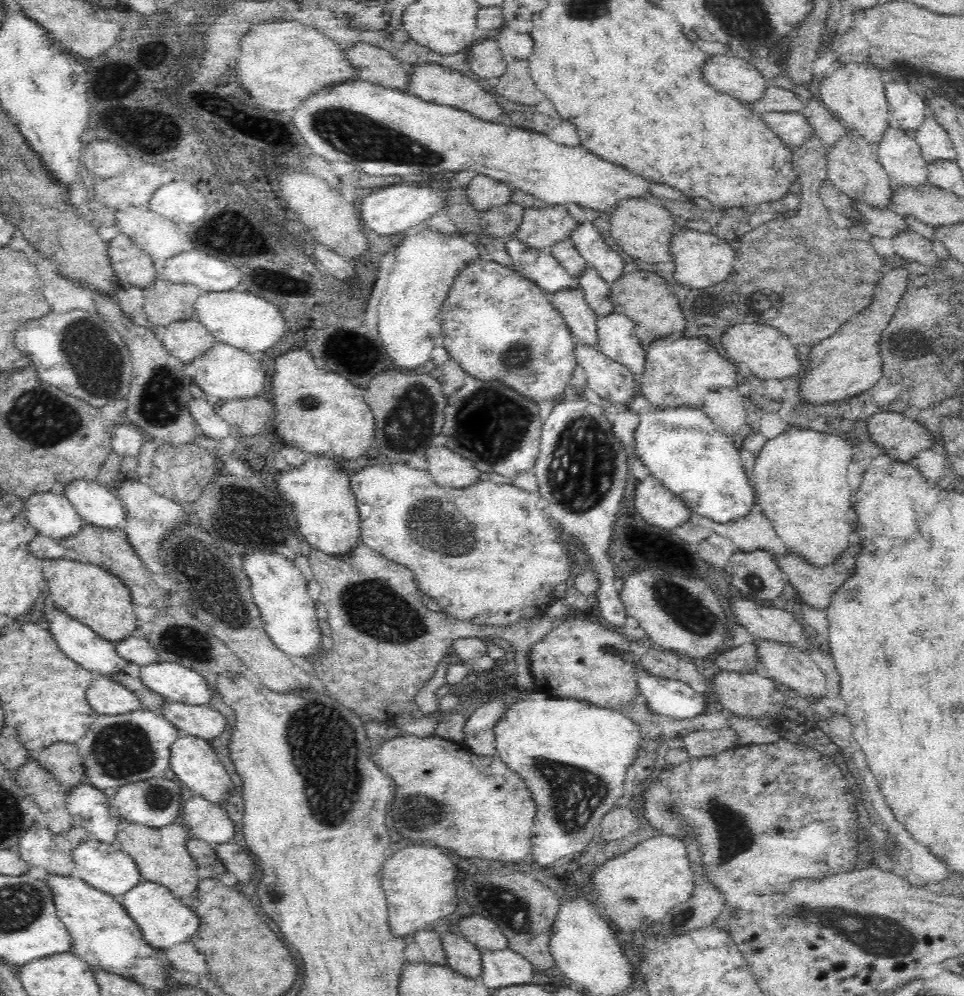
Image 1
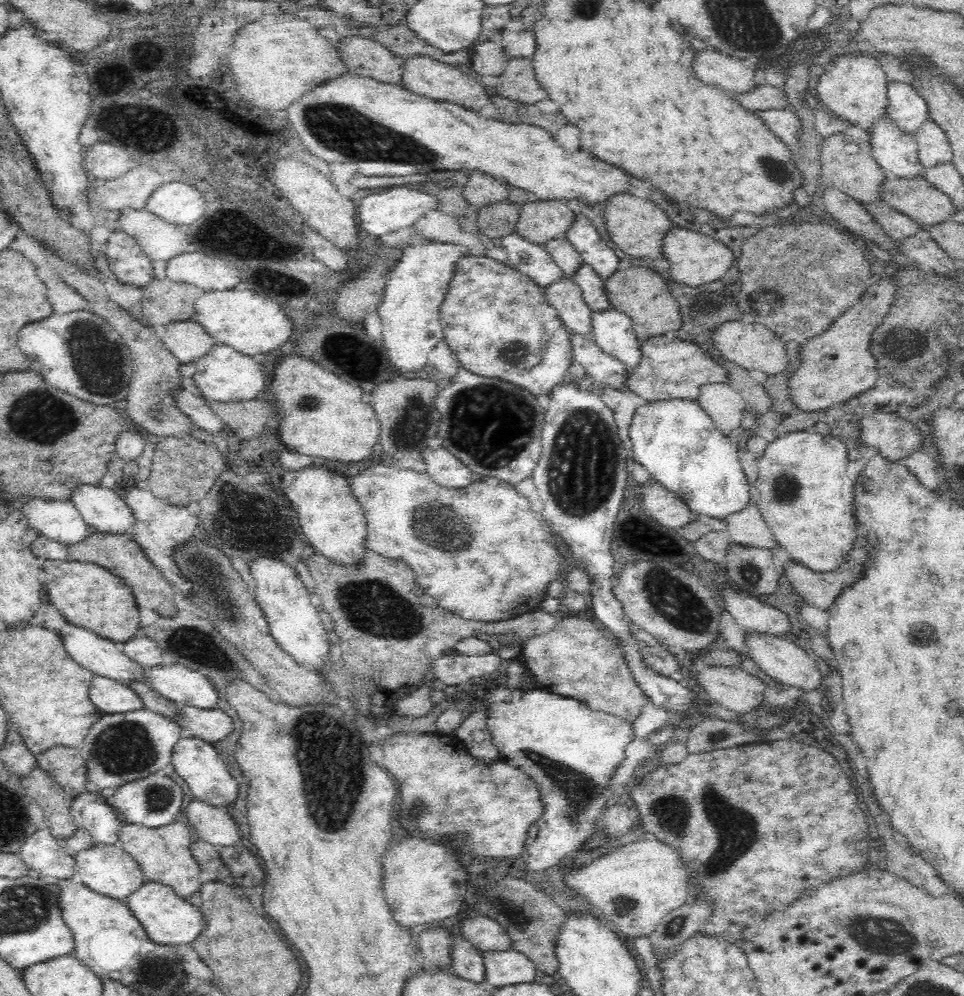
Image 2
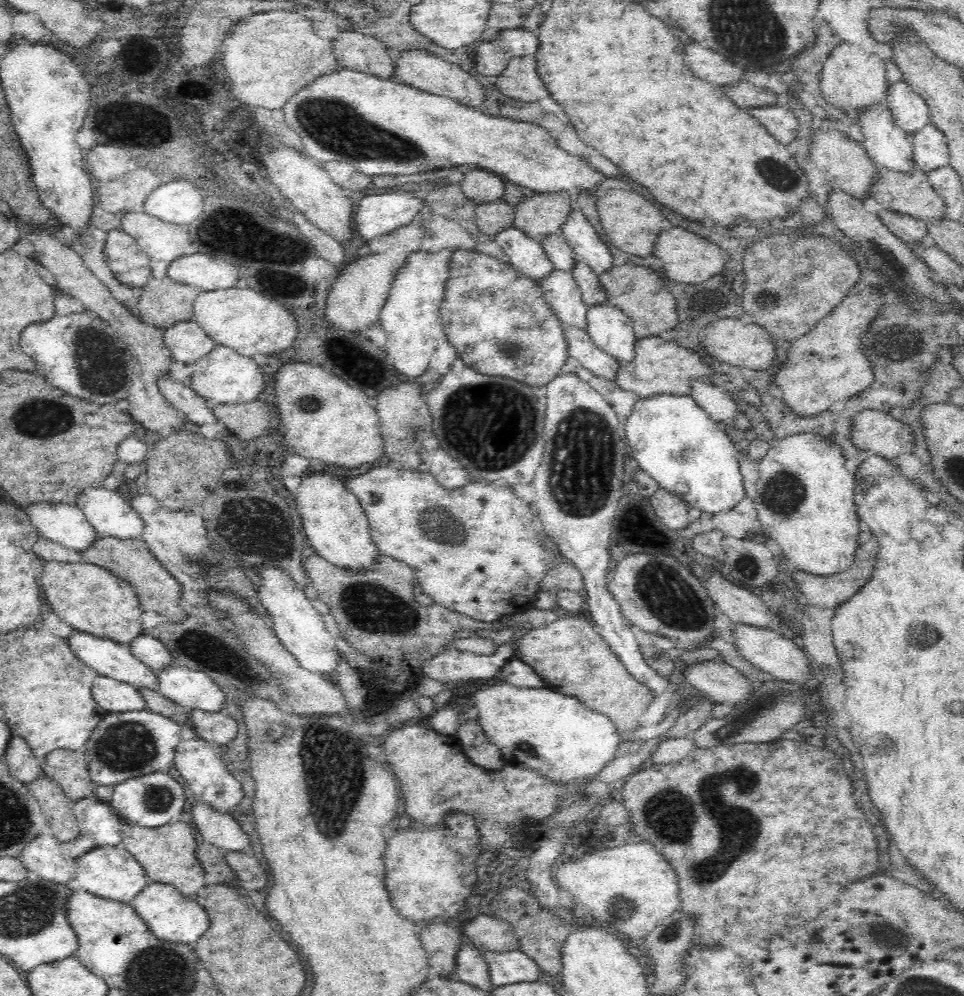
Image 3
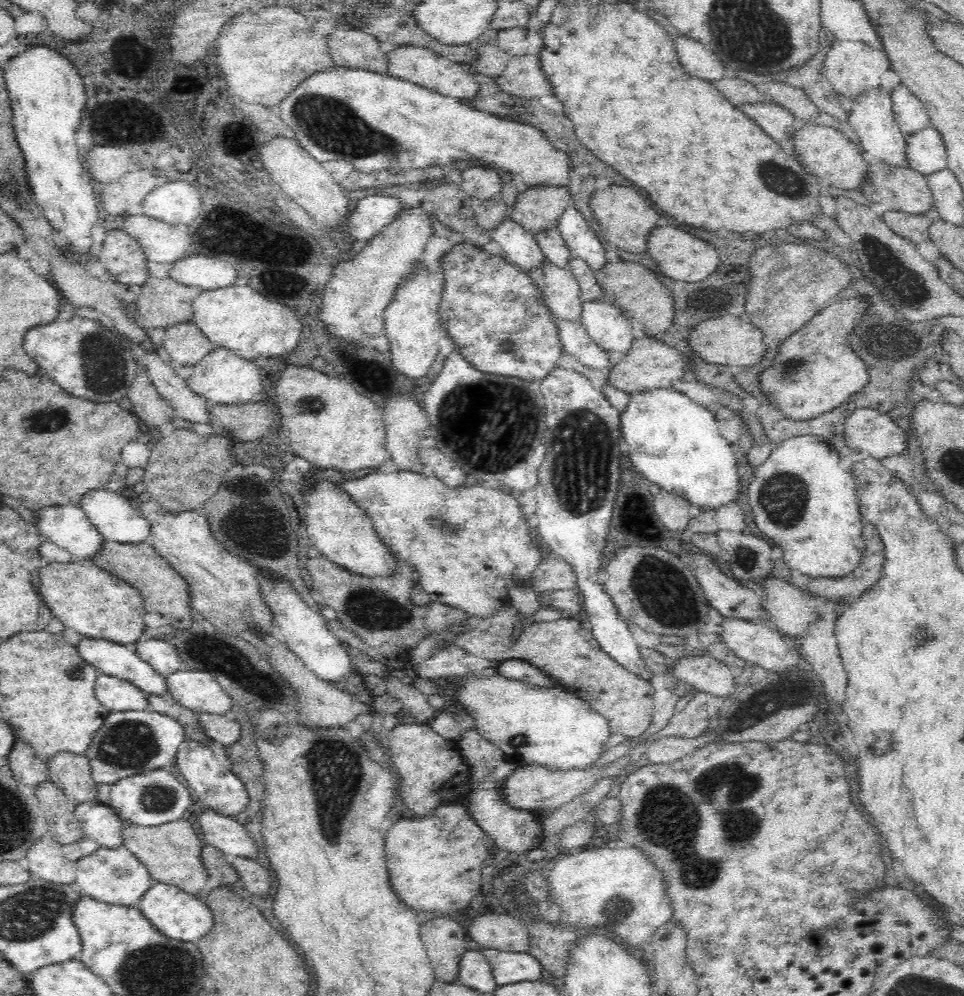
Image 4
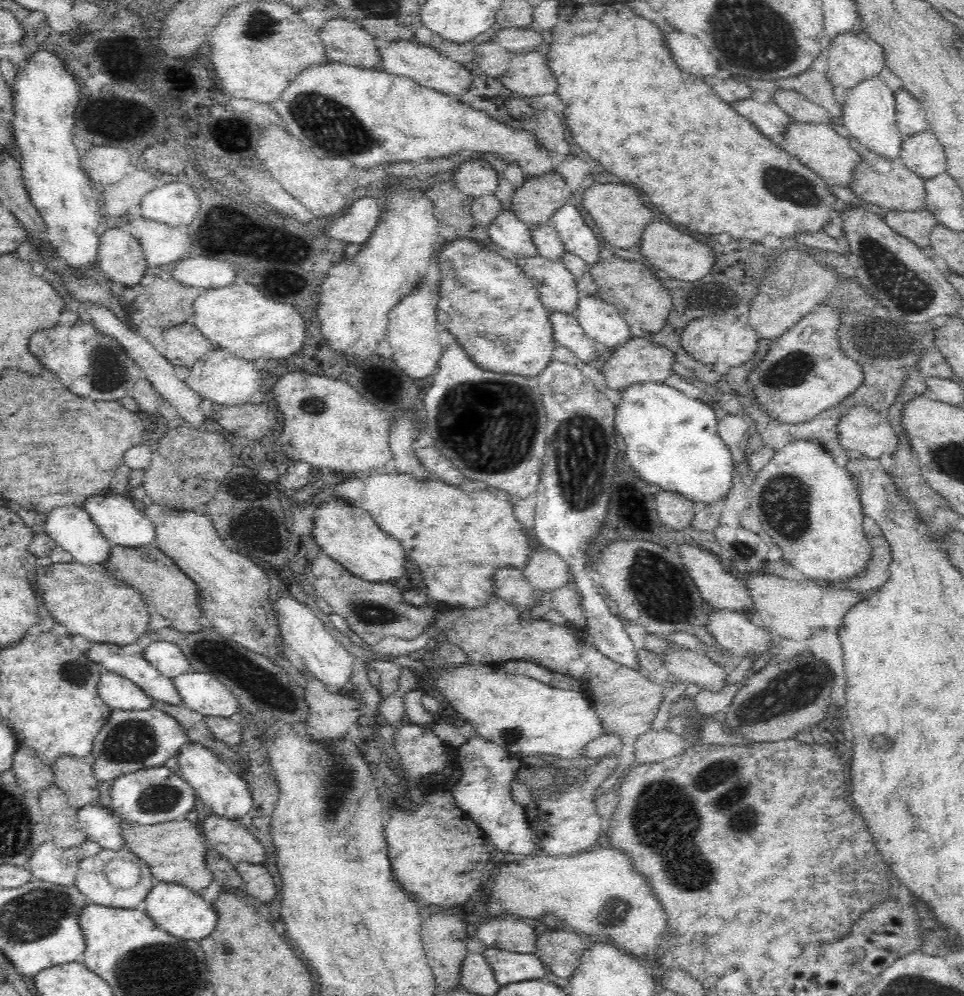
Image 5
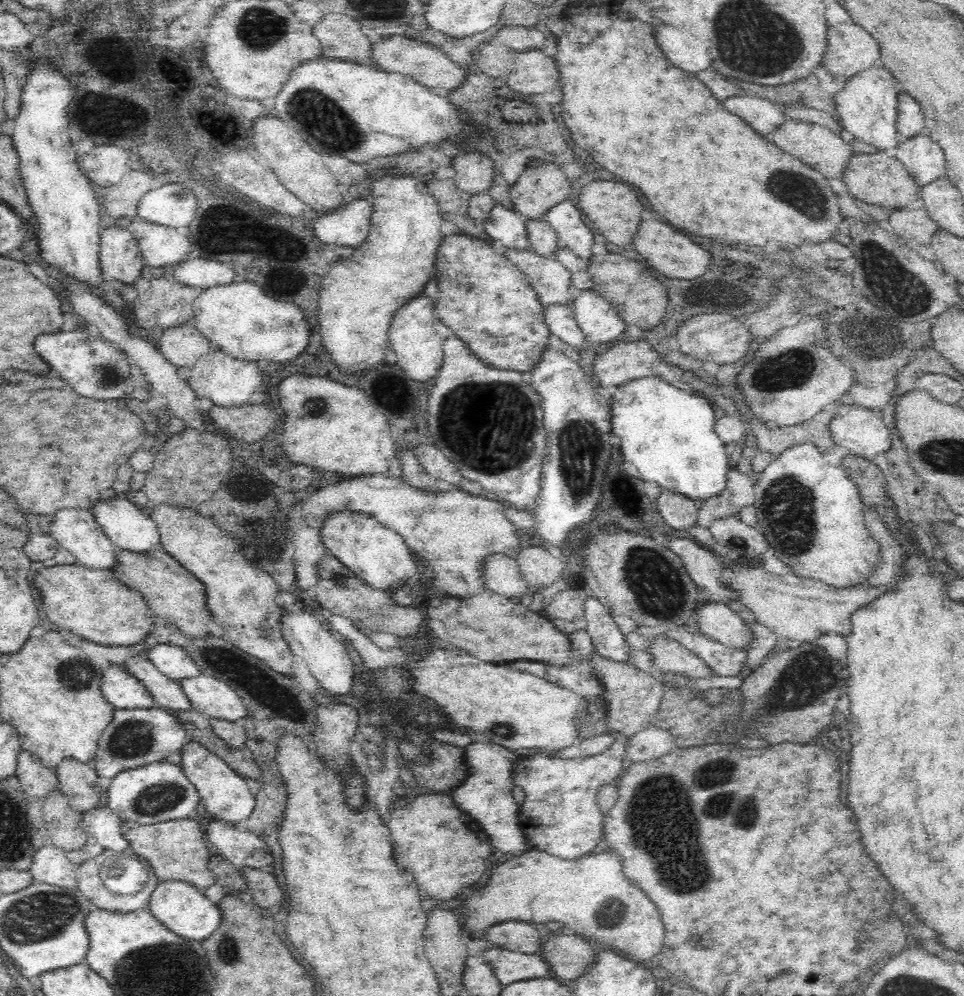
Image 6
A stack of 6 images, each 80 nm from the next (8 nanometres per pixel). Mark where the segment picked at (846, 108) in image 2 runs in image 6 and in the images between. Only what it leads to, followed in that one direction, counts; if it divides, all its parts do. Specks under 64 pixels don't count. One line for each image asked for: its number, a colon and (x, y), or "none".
3: (852, 79)
4: (853, 66)
5: (852, 56)
6: (851, 48)

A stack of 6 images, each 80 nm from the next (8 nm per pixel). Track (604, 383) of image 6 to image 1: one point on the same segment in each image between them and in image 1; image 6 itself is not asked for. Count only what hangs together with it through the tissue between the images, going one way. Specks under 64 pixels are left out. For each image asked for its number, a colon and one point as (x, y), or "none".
1: (678, 371)
2: (668, 367)
3: (658, 366)
4: (650, 363)
5: (639, 359)

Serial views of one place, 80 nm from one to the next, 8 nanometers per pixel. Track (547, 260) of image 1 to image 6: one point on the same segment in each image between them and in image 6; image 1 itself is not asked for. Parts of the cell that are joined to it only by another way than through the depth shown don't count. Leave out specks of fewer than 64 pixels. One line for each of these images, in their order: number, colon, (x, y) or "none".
2: (533, 260)
3: (523, 252)
4: (521, 247)
5: (507, 230)
6: (506, 225)

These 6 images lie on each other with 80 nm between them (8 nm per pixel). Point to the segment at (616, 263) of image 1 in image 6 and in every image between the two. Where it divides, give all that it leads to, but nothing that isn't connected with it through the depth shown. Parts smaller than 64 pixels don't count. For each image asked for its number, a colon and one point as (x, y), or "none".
2: (581, 233)
3: (587, 246)
4: (581, 240)
5: (576, 237)
6: (564, 218)

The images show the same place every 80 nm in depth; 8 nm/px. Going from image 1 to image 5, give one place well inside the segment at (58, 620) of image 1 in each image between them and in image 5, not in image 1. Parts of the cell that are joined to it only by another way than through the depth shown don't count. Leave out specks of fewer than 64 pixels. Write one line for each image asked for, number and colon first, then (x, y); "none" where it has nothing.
2: (104, 657)
3: (112, 659)
4: (120, 660)
5: (128, 660)

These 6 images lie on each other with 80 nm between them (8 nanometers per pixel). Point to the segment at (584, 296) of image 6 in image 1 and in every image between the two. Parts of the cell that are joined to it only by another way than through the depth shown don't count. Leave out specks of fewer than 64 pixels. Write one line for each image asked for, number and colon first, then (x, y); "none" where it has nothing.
1: (616, 338)
2: (612, 330)
3: (612, 331)
4: (606, 325)
5: (601, 321)

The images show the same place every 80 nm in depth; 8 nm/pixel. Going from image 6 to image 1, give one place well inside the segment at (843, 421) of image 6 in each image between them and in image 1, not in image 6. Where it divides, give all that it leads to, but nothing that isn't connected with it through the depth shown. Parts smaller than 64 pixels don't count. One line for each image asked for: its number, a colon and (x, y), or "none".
1: (901, 438)
2: (894, 438)
3: (881, 434)
4: (871, 433)
5: (862, 431)

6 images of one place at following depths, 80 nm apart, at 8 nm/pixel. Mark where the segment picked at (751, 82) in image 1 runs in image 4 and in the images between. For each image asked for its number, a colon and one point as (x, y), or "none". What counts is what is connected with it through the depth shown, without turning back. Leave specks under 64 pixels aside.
2: (729, 73)
3: (702, 62)
4: (695, 59)

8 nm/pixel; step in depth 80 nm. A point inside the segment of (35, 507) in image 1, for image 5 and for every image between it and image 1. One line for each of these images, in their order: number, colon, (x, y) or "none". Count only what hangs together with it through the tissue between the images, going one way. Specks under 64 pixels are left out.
2: (60, 521)
3: (64, 524)
4: (67, 526)
5: (73, 529)

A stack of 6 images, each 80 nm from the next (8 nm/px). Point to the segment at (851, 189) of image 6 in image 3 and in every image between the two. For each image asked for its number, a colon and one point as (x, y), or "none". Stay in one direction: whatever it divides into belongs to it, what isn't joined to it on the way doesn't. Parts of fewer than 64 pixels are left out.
3: (910, 192)
4: (899, 188)
5: (882, 181)

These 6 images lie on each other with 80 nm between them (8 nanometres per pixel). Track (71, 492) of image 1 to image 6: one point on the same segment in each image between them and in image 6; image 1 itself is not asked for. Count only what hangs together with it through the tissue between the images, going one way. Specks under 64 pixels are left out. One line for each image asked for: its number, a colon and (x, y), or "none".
2: (105, 510)
3: (111, 515)
4: (118, 521)
5: (121, 522)
6: (129, 529)

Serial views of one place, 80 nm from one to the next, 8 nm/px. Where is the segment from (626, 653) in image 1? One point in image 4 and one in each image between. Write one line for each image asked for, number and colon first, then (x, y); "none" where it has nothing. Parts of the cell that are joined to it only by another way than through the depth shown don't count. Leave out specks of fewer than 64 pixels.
2: (576, 659)
3: (571, 657)
4: (565, 650)

